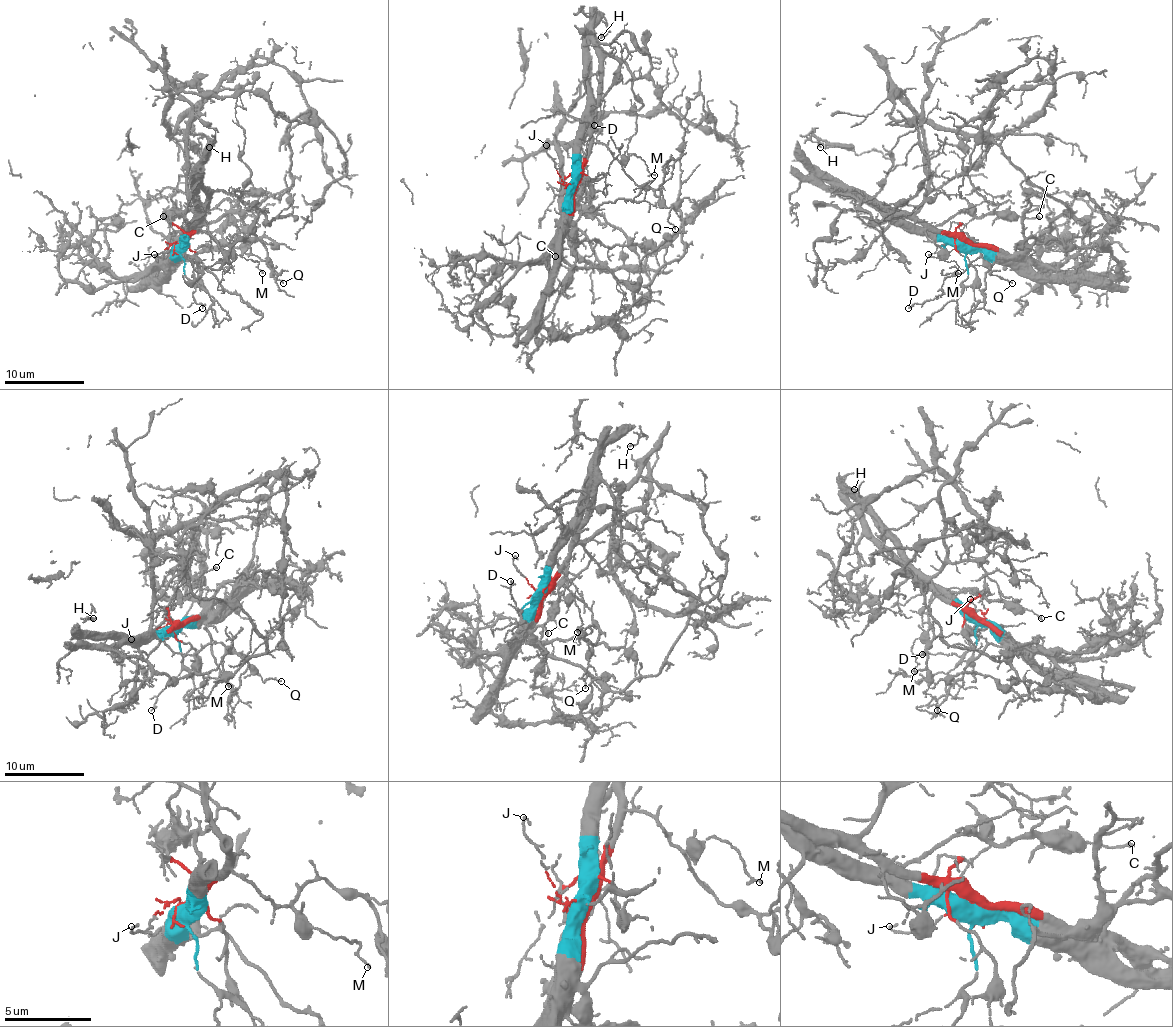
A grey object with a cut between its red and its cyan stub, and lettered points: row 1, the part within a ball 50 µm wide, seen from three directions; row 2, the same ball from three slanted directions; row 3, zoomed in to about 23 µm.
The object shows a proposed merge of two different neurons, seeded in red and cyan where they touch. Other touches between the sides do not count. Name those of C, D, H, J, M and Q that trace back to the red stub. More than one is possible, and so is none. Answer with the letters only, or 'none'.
J, M, Q

